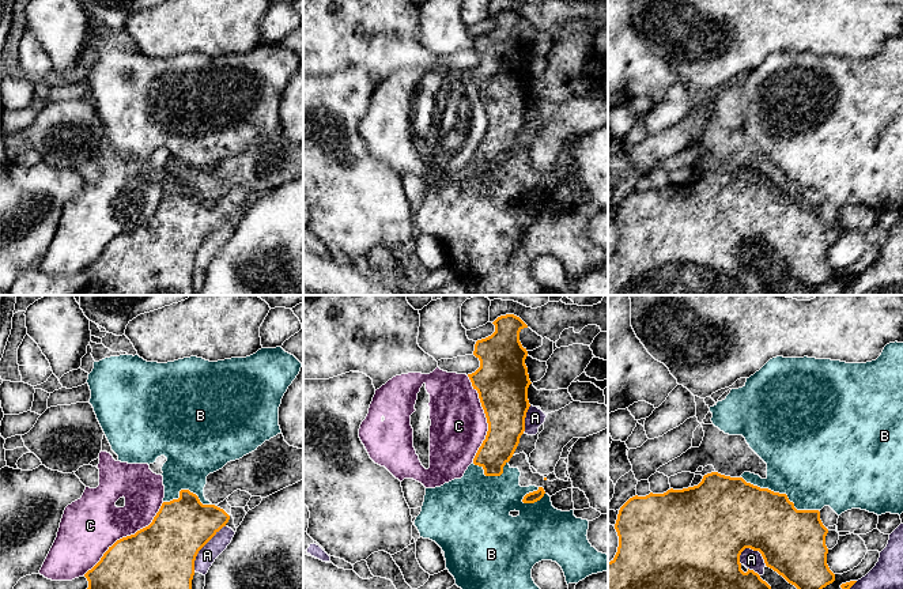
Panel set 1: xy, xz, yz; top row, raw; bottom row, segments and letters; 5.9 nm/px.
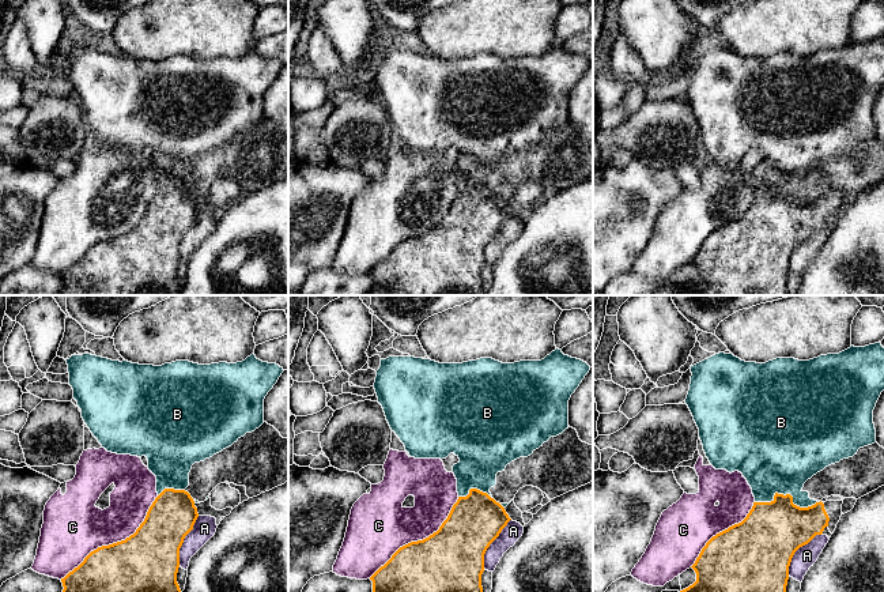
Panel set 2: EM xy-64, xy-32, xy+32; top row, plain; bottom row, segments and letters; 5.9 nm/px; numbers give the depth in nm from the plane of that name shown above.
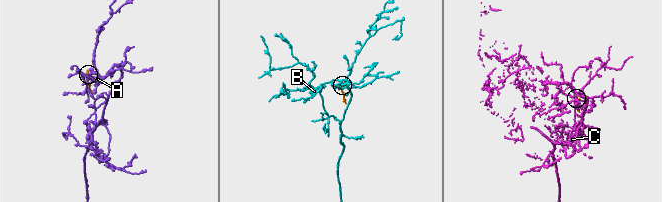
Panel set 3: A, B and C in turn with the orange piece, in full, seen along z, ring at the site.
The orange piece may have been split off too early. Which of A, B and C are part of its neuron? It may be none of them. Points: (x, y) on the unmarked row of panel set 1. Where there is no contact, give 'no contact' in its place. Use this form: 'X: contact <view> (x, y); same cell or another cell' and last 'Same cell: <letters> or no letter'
A: contact xy (201, 242); another cell
B: contact yz (781, 189); another cell
C: contact xy (127, 231); another cell
Same cell: no letter

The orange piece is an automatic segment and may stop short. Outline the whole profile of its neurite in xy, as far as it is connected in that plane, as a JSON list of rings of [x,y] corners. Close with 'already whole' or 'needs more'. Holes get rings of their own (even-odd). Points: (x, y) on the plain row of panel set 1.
[[[181,185],[180,193],[170,197],[163,197],[159,207],[154,212],[152,218],[137,226],[135,230],[122,233],[117,235],[109,245],[103,249],[101,256],[88,265],[84,272],[88,276],[88,283],[79,292],[79,295],[197,295],[192,287],[192,275],[194,271],[194,256],[199,246],[228,218],[230,211],[220,203],[215,200],[203,200],[199,192],[189,185]]]; already whole

